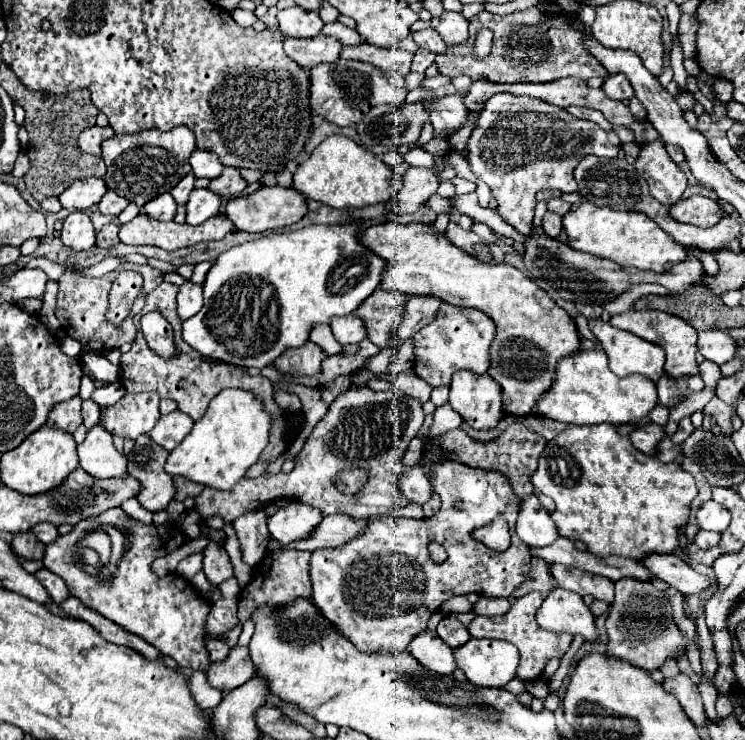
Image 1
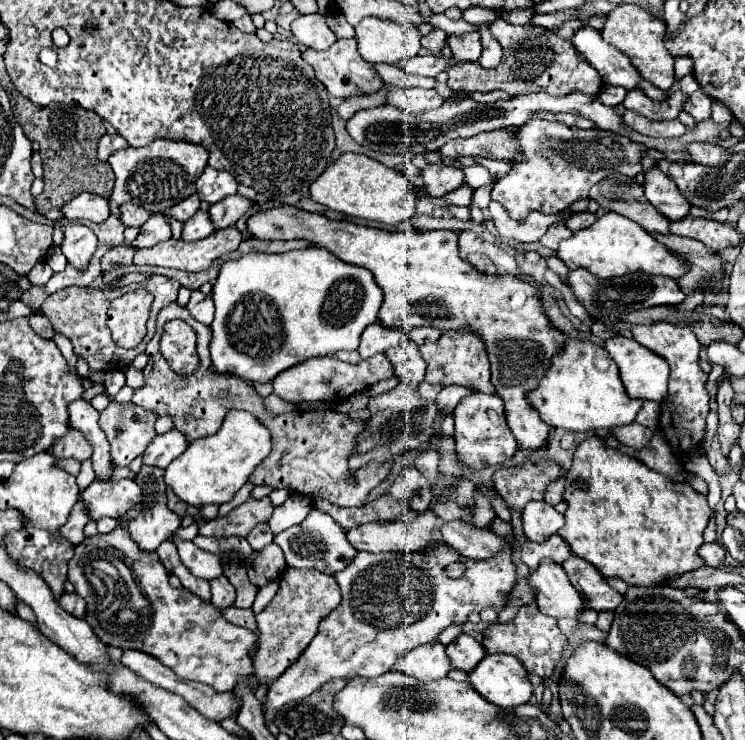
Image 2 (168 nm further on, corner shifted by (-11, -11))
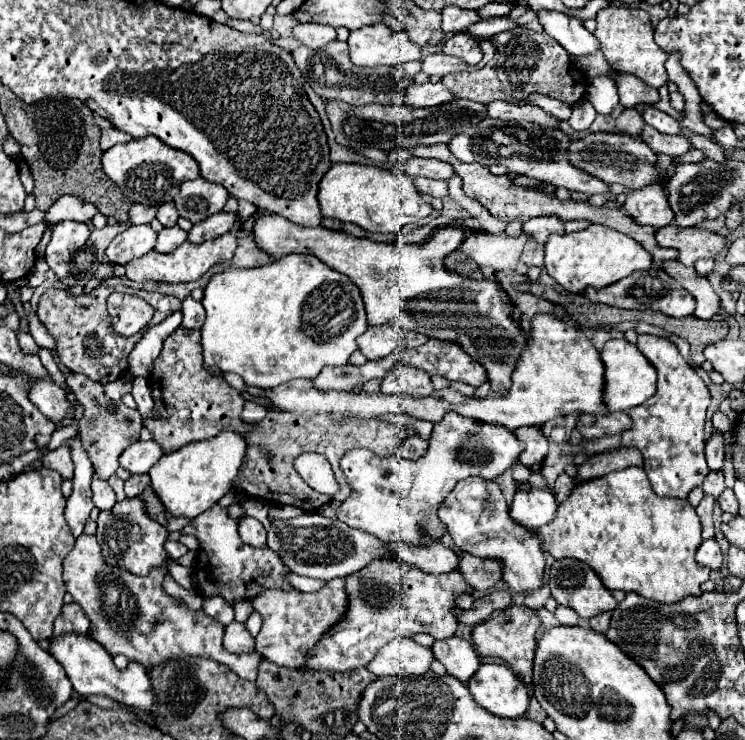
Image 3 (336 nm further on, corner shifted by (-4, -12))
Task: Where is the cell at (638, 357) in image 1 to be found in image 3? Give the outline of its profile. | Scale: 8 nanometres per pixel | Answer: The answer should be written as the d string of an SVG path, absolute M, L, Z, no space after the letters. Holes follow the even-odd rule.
M624 338L620 340L608 340L600 352L602 362L606 366L606 404L612 412L622 410L628 412L630 408L636 408L640 404L644 404L650 396L654 396L656 392L656 368L652 368L652 364L644 358L644 354L640 354L640 350L626 342Z

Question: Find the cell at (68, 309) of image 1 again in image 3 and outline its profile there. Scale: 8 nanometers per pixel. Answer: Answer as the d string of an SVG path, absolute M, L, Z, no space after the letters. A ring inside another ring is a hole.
M100 284L90 294L80 294L80 296L74 296L68 290L48 288L42 294L38 308L36 308L36 314L44 322L48 332L58 338L56 350L58 350L60 362L64 366L68 366L72 372L86 374L92 380L102 382L102 384L118 380L128 370L128 354L138 344L138 338L118 338L118 334L112 332L110 320L106 314L106 298L112 292L136 294L136 296L142 296L148 304L152 304L154 318L150 320L150 326L154 326L156 322L162 322L172 310L180 310L180 300L174 296L138 290L138 288L130 288L130 286L106 286L106 284Z

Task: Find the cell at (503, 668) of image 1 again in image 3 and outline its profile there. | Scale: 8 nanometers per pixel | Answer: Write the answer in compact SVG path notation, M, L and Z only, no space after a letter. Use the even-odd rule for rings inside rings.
M480 664L468 682L468 690L482 708L496 716L516 718L528 710L528 690L508 666Z

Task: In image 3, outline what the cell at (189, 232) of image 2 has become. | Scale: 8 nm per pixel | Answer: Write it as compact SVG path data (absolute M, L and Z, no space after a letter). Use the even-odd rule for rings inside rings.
M178 224L176 226L170 226L170 228L164 228L160 234L158 234L158 242L156 242L156 252L162 252L162 254L168 254L172 250L176 250L180 244L184 244L188 240L188 232L182 230Z

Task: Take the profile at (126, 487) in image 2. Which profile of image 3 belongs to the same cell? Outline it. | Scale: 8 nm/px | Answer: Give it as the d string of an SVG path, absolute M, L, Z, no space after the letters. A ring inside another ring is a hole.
M134 474L132 478L126 480L126 486L124 486L124 492L126 492L126 498L136 498L144 492L144 488L150 484L150 476L148 474Z

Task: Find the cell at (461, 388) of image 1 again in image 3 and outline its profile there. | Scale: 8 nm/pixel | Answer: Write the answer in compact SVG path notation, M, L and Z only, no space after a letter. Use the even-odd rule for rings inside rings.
M446 412L446 416L434 426L430 448L426 456L420 460L402 460L400 456L392 458L380 458L370 450L352 450L342 458L342 470L346 472L346 478L352 486L352 494L348 500L342 502L338 508L338 518L358 530L364 530L382 542L404 542L404 544L420 544L420 530L424 528L432 538L440 538L446 528L438 520L436 510L440 502L448 496L448 492L456 486L458 480L464 480L468 476L480 476L484 480L492 480L498 474L502 474L506 468L510 468L514 462L518 462L520 454L520 442L512 432L508 432L500 424L480 424L472 418L460 416L456 412Z

